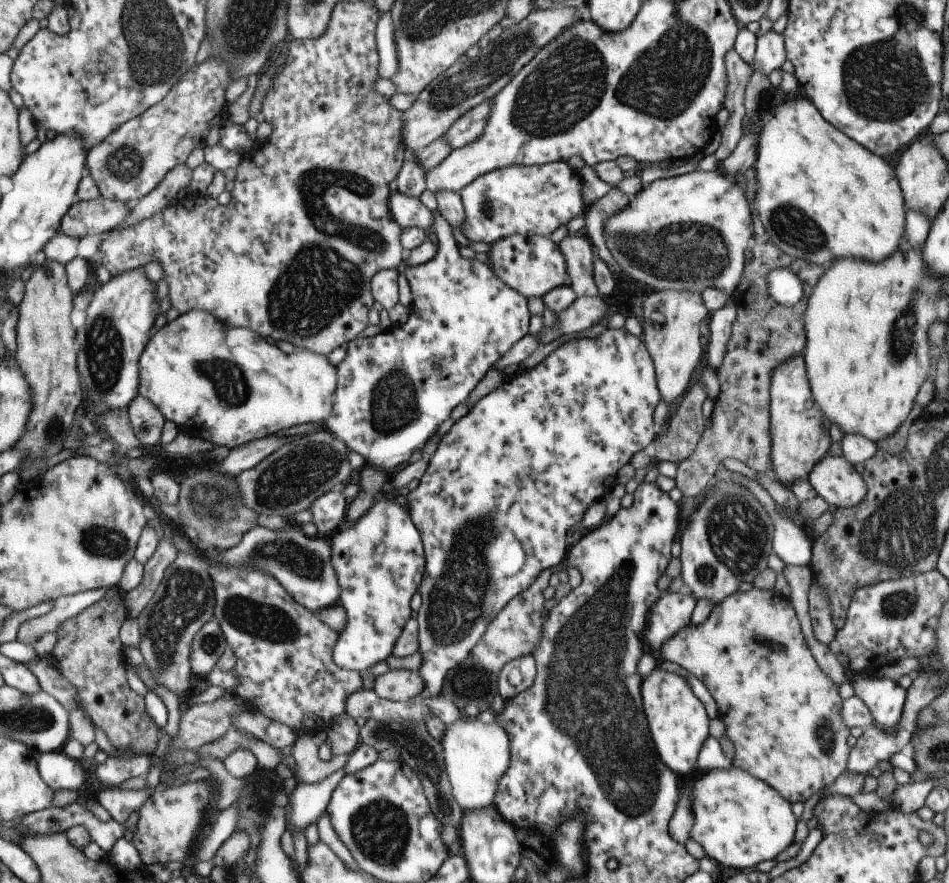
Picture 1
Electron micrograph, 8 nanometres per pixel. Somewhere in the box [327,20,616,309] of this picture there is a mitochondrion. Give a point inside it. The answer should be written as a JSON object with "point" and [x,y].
{"point":[457,88]}

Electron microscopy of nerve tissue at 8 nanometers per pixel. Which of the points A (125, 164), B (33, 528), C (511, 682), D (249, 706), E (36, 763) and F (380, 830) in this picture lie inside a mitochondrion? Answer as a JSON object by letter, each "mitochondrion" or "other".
{"A":"mitochondrion","B":"other","C":"other","D":"other","E":"other","F":"mitochondrion"}

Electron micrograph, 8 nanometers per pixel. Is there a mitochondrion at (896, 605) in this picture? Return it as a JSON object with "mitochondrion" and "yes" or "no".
{"mitochondrion":"yes"}

